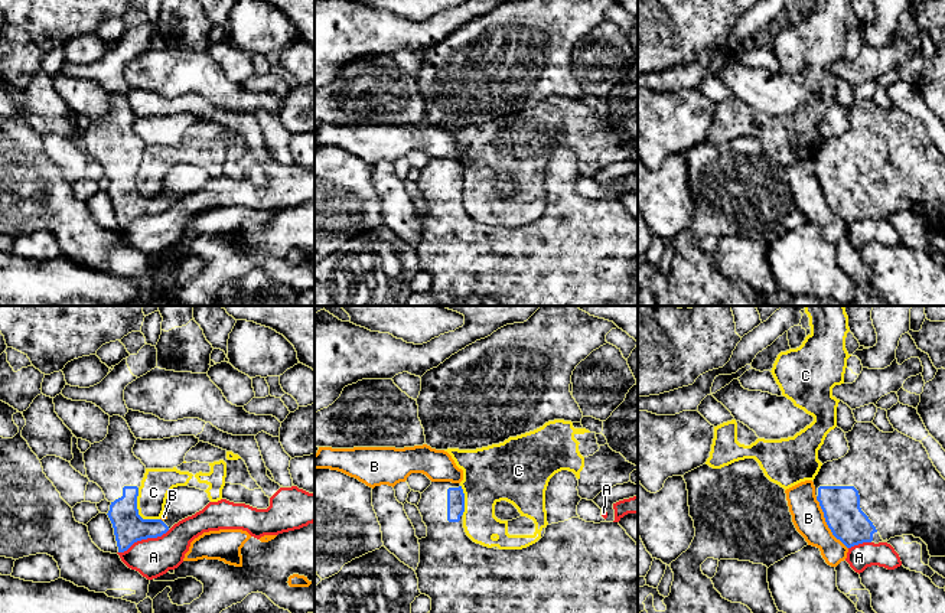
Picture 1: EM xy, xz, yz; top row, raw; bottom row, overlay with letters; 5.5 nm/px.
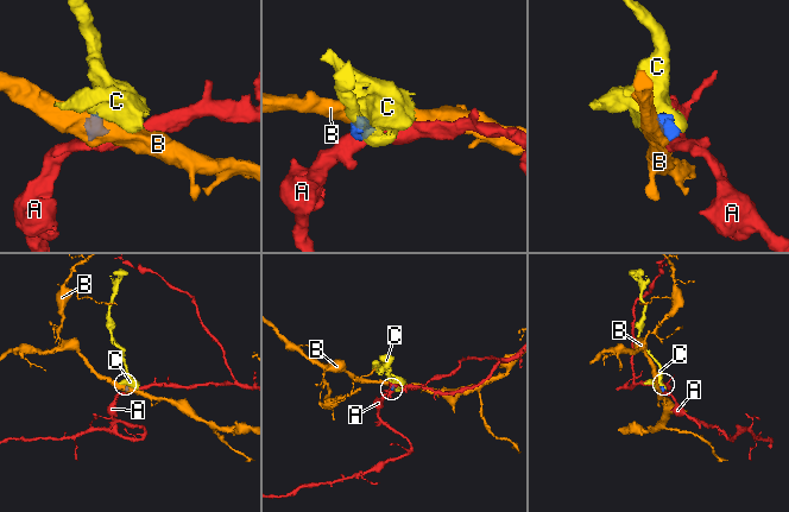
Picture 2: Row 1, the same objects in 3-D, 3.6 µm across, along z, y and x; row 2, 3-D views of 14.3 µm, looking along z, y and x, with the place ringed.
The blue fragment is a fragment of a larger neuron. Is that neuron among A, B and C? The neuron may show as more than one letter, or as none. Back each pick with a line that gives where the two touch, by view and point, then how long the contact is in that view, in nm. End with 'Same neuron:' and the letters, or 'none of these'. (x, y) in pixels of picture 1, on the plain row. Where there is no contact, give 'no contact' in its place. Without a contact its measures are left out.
Same neuron: none of these

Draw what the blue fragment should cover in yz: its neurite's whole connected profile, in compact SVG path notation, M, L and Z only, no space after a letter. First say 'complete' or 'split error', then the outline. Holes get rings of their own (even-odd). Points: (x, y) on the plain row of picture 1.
split error | M856 100L845 115L848 130L824 140L812 157L832 212L847 225L913 212L928 222L931 234L945 234L945 156L923 121L897 107L883 110L873 100Z

